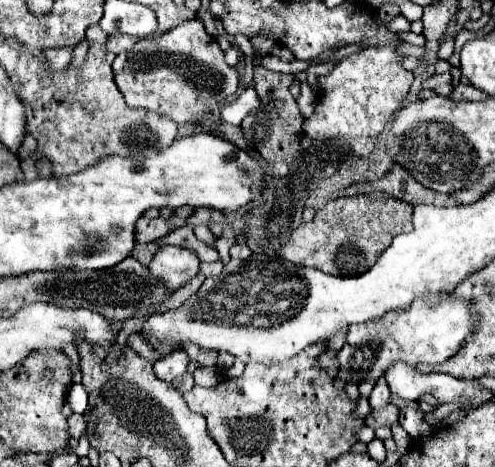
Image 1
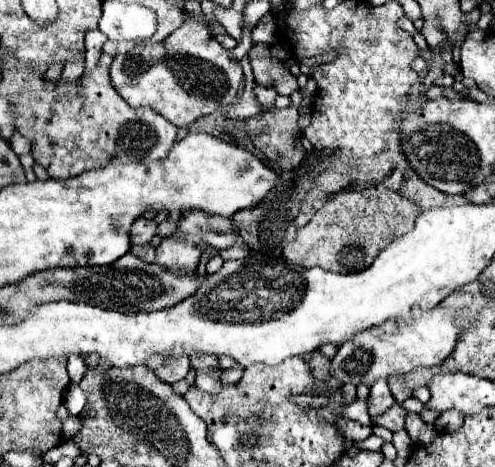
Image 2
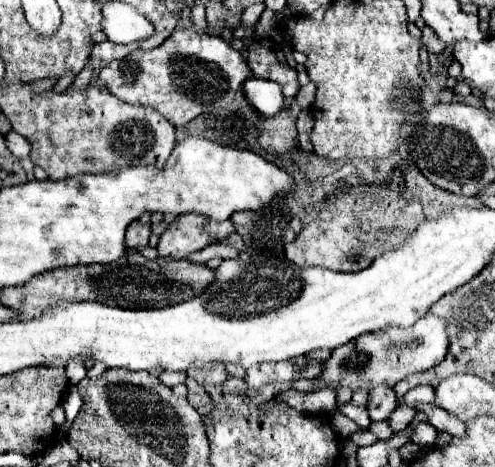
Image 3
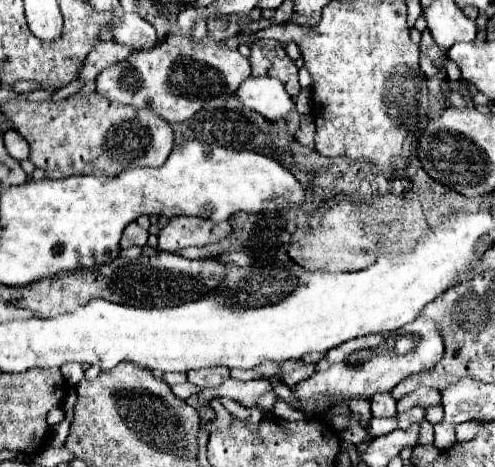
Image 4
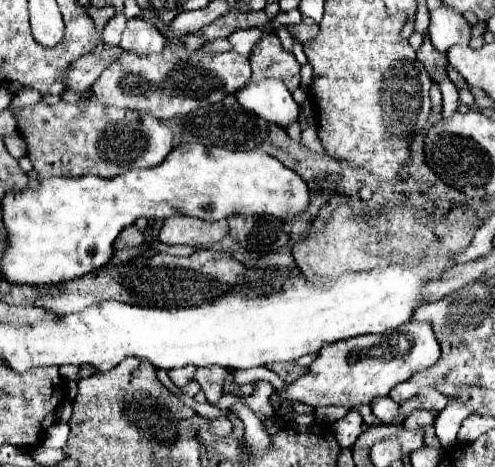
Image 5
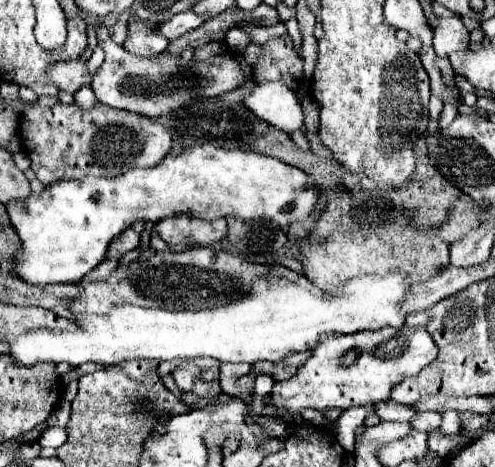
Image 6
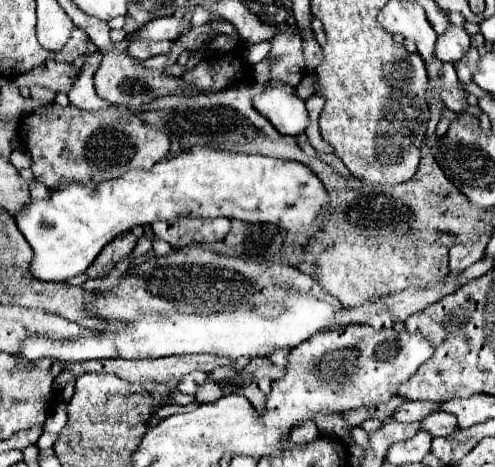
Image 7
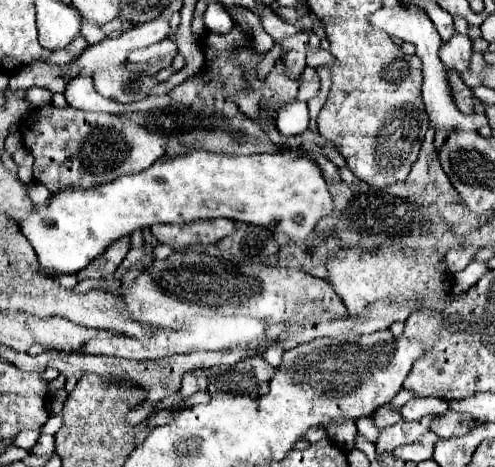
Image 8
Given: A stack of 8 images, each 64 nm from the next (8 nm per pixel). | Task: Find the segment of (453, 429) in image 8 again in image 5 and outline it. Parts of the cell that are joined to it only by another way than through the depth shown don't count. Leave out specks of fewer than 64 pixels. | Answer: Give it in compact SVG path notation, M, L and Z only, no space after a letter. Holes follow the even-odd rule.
M414 410L406 420L404 420L404 428L406 430L414 430L414 428L424 428L428 424L434 424L434 414L430 410Z

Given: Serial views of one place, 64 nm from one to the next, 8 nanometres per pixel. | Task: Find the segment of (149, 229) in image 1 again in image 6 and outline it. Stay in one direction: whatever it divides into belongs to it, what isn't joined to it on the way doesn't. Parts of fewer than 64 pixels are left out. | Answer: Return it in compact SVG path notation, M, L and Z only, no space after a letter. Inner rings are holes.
M132 228L124 230L120 236L116 236L108 248L108 258L114 258L114 256L122 256L134 248L140 246L140 234L136 234Z

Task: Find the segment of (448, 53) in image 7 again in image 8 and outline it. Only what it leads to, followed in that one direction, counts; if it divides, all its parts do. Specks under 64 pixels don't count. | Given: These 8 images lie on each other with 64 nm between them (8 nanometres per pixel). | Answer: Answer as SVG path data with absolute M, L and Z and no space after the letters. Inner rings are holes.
M456 32L450 40L442 42L440 46L440 60L446 68L452 68L456 72L464 72L468 68L468 60L472 54L472 42L468 36Z

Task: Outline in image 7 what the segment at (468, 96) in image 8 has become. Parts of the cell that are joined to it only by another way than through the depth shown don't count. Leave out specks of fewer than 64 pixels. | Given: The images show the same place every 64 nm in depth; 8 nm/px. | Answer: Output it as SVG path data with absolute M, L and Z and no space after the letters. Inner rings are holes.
M438 58L426 62L426 70L430 74L430 80L432 80L432 86L434 90L440 94L442 102L446 106L452 106L454 112L464 112L466 110L466 92L456 76L456 70L452 64L444 64L440 62Z

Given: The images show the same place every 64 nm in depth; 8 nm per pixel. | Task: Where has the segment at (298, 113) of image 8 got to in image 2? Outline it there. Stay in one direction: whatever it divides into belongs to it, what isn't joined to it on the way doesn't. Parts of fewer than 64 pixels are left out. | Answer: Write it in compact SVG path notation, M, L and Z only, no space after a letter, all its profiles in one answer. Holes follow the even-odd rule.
M254 86L254 94L258 98L258 102L264 106L264 108L274 108L274 98L278 96L274 92L274 88L262 88L262 86Z

